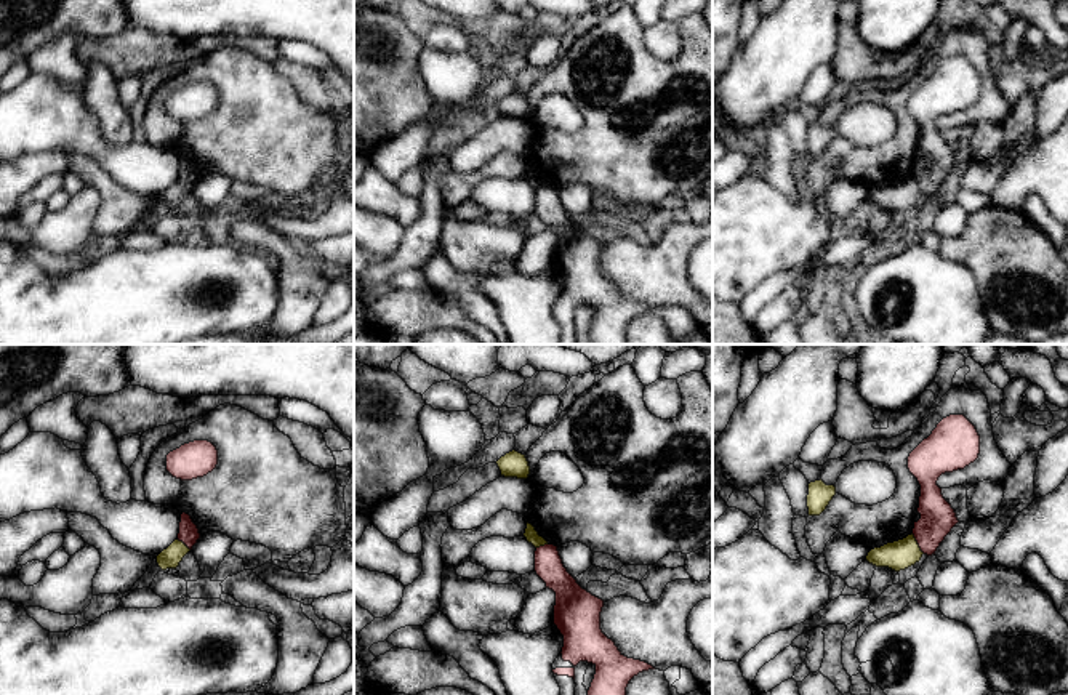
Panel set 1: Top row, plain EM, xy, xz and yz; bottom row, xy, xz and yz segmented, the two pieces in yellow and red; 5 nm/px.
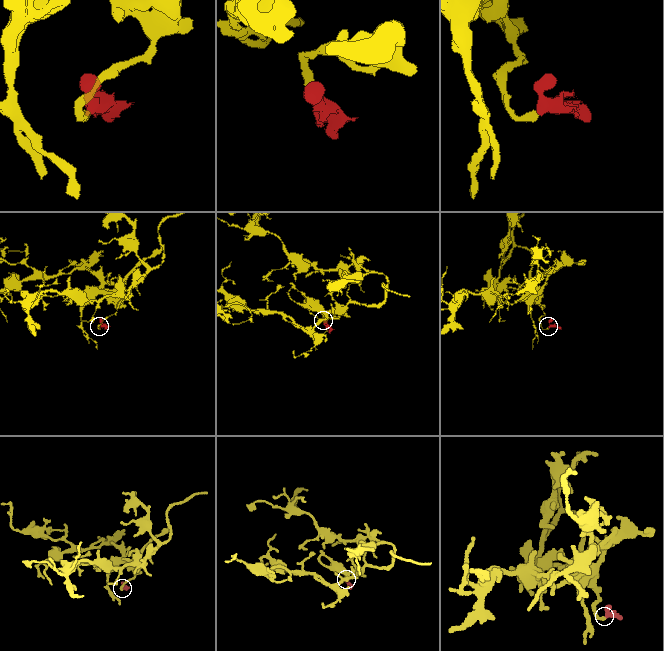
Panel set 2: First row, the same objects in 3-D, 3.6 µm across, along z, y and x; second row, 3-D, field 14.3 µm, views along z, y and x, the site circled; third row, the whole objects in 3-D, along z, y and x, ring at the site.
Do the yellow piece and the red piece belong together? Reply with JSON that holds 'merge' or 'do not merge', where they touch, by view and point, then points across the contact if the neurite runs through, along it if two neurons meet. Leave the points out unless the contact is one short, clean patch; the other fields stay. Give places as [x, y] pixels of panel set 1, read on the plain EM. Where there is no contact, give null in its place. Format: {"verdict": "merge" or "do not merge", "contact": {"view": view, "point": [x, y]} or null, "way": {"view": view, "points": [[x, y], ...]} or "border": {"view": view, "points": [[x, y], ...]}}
{"verdict": "do not merge", "contact": {"view": "yz", "point": [916, 184]}, "border": {"view": "yz", "points": [[911, 175], [924, 194]]}}

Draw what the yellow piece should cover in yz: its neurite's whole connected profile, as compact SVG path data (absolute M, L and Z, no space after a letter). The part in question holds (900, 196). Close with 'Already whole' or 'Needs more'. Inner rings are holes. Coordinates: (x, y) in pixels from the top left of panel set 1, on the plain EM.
M911 175L903 181L871 191L866 202L876 208L889 208L900 213L919 203L922 195L924 194Z. Already whole

